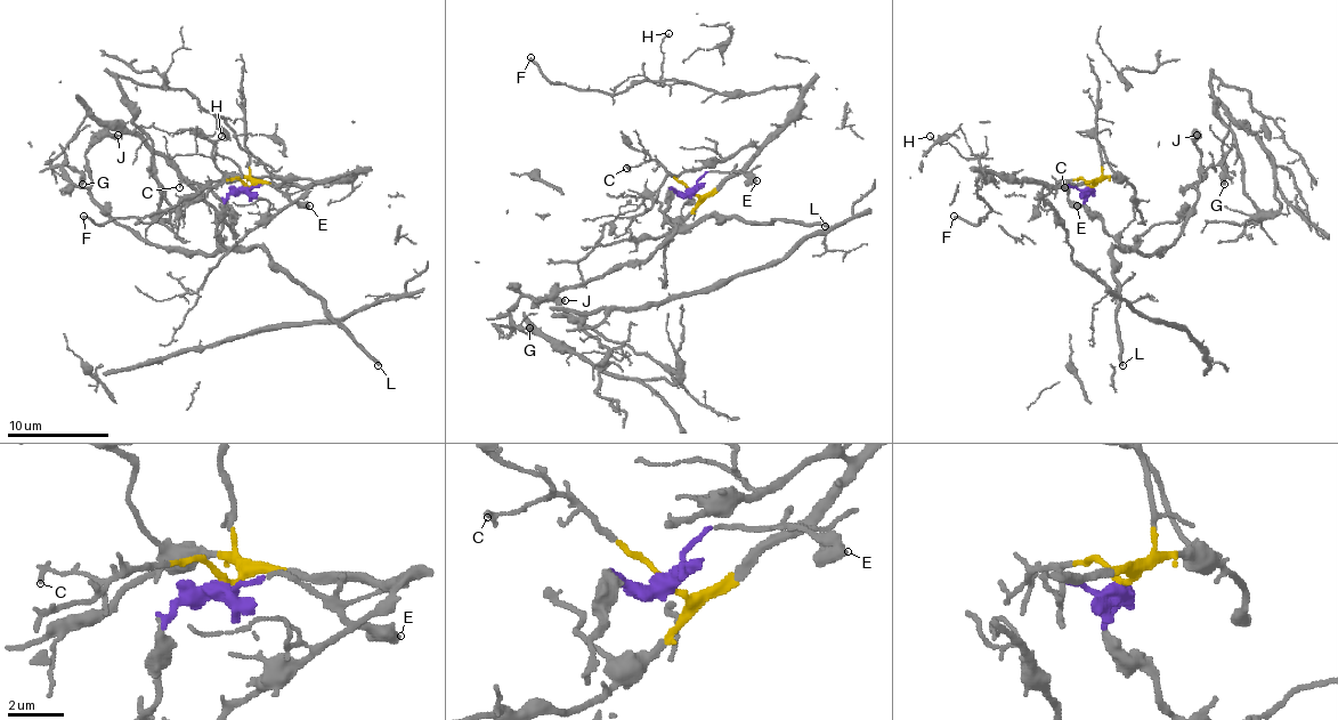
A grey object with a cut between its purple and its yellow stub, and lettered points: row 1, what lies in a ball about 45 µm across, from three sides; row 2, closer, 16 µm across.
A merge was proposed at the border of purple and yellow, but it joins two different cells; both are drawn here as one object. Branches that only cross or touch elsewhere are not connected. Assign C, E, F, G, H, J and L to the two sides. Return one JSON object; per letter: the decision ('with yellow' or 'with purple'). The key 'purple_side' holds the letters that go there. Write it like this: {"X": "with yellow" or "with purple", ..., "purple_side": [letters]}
{"C": "with yellow", "E": "with purple", "F": "with yellow", "G": "with purple", "H": "with yellow", "J": "with purple", "L": "with purple", "purple_side": ["E", "G", "J", "L"]}

